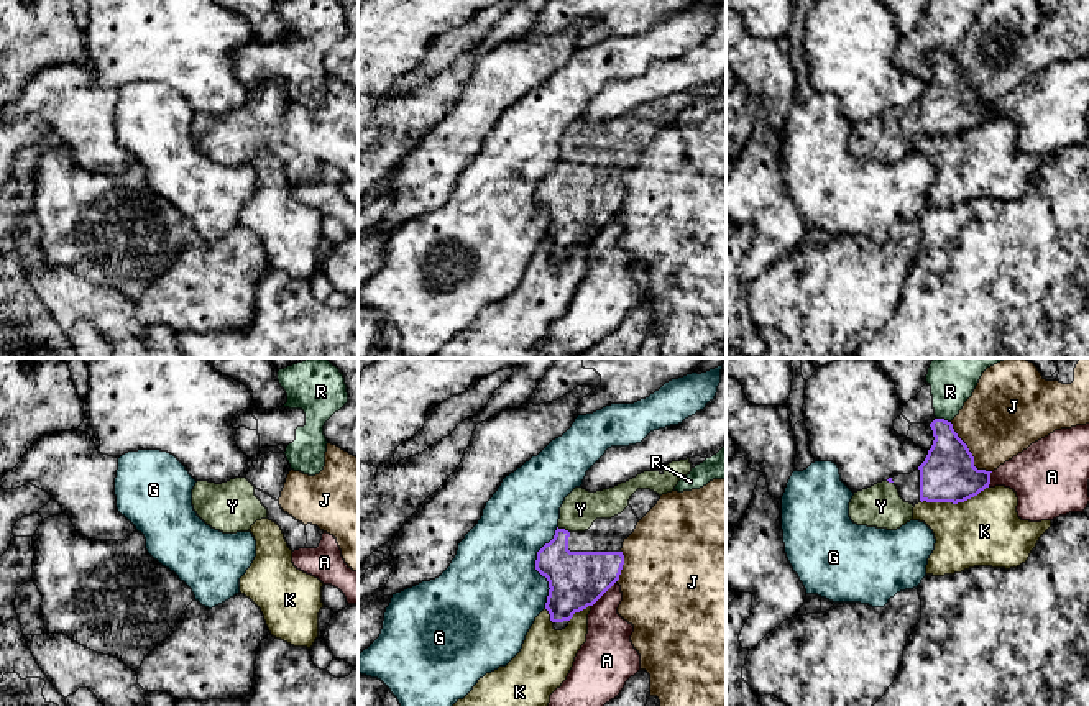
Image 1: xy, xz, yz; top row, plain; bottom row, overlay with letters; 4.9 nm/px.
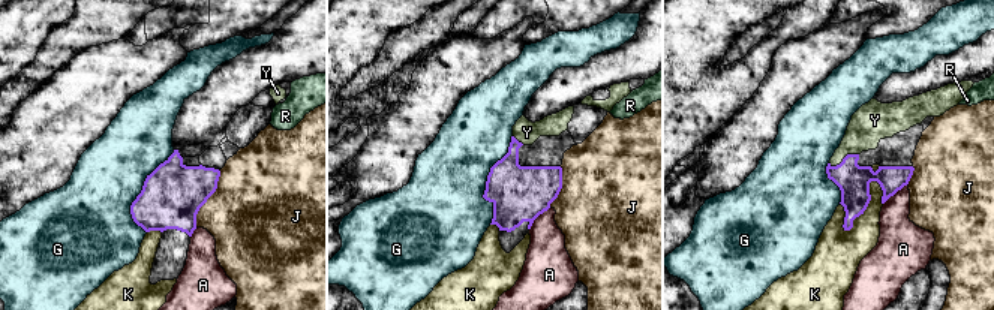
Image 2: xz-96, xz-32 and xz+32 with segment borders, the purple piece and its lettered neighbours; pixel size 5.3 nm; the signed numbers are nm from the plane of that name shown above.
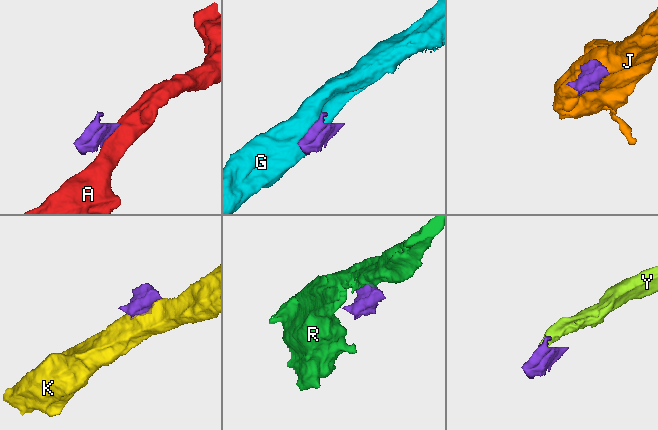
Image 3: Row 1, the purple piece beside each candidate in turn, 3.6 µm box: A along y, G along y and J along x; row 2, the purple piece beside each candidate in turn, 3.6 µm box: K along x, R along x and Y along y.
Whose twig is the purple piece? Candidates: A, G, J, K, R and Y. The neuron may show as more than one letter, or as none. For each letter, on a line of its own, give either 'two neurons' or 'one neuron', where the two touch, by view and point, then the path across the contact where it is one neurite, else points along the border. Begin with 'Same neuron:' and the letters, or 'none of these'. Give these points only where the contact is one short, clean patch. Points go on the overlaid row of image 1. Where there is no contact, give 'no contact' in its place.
Same neuron: Y
A: two neurons | xz (603, 593)
G: two neurons | xz (536, 567)
J: two neurons | yz (969, 452)
K: two neurons | yz (953, 503)
R: two neurons | yz (943, 419) | along yz (937, 417), (950, 422)
Y: one neuron | xz (564, 529) | across xz (575, 578), (562, 565), (564, 529), (580, 509)

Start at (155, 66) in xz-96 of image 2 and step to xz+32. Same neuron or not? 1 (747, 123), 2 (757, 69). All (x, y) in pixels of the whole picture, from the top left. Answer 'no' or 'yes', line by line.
1: yes
2: no

